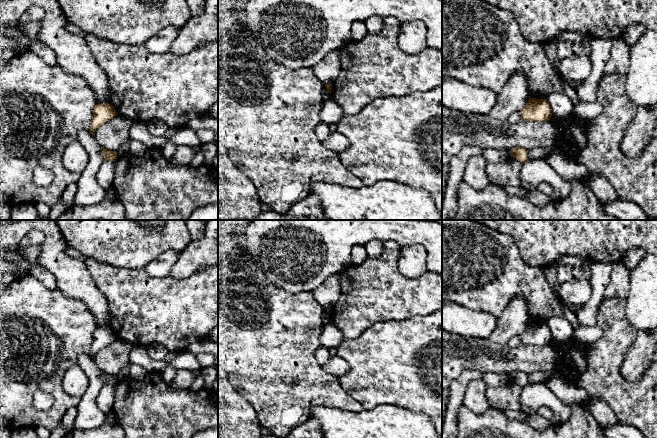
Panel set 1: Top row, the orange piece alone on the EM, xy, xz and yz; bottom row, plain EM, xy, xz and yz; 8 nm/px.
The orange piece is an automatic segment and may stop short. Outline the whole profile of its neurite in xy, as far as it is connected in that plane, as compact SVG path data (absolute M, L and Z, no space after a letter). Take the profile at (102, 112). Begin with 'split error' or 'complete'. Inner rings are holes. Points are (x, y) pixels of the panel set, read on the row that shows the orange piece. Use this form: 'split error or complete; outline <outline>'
complete; outline M99 103L96 104L93 108L93 116L90 124L89 133L93 136L97 128L99 128L106 121L117 116L117 112L111 104L108 103Z

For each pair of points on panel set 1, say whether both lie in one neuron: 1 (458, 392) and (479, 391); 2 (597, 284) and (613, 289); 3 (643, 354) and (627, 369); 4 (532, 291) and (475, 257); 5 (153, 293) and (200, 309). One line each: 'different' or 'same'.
1: different
2: different
3: same
4: same
5: same

